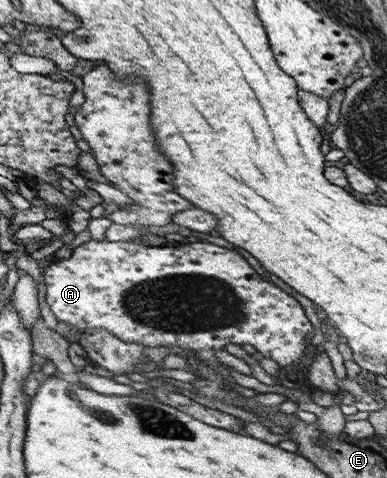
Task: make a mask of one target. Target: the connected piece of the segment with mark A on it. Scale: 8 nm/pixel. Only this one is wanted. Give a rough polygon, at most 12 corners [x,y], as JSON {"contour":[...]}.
{"contour":[[89,240],[40,269],[58,322],[300,362],[310,321],[238,252]]}

